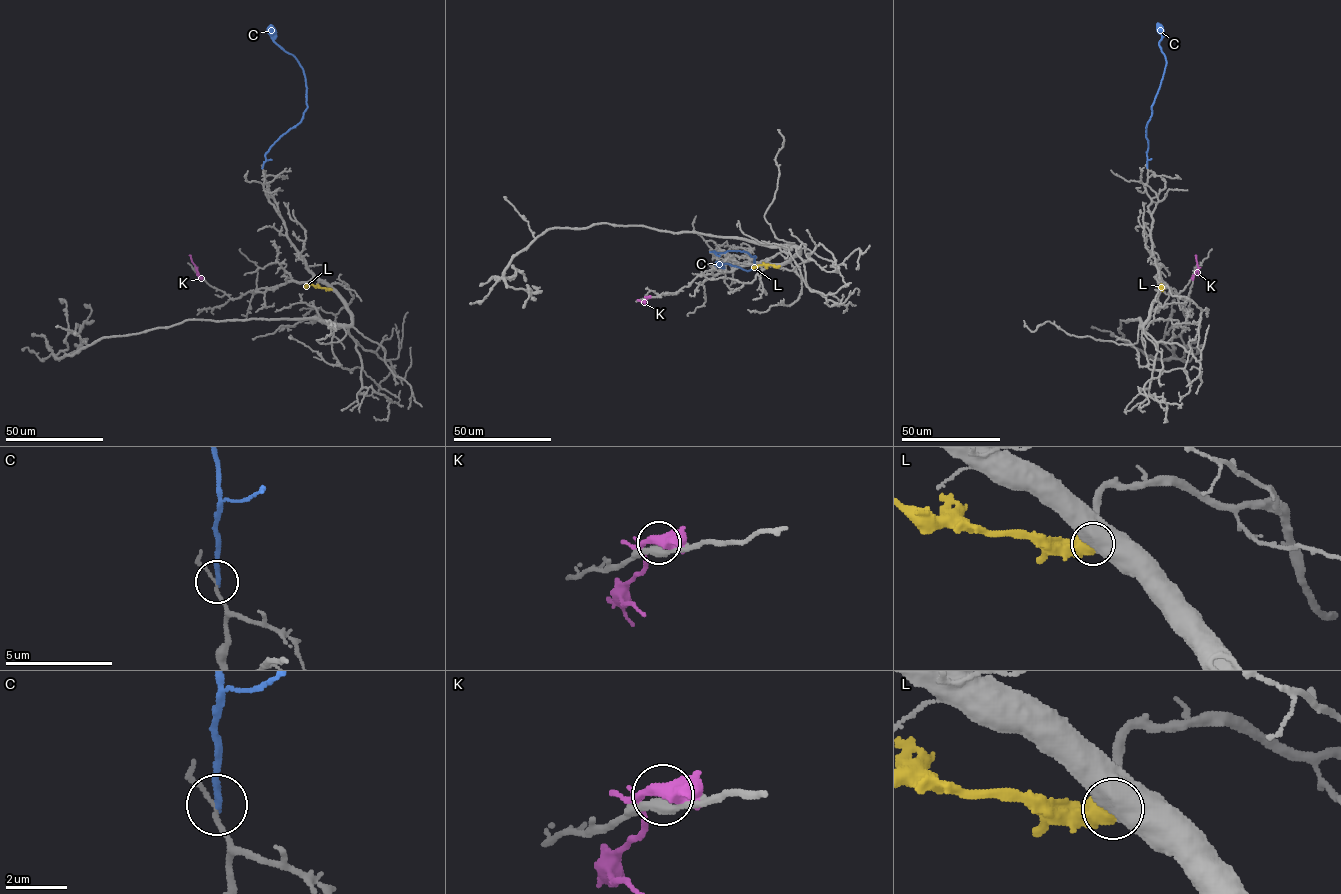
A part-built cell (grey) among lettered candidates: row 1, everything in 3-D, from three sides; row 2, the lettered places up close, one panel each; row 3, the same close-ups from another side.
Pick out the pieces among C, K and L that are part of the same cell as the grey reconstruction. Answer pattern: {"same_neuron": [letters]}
{"same_neuron": []}

